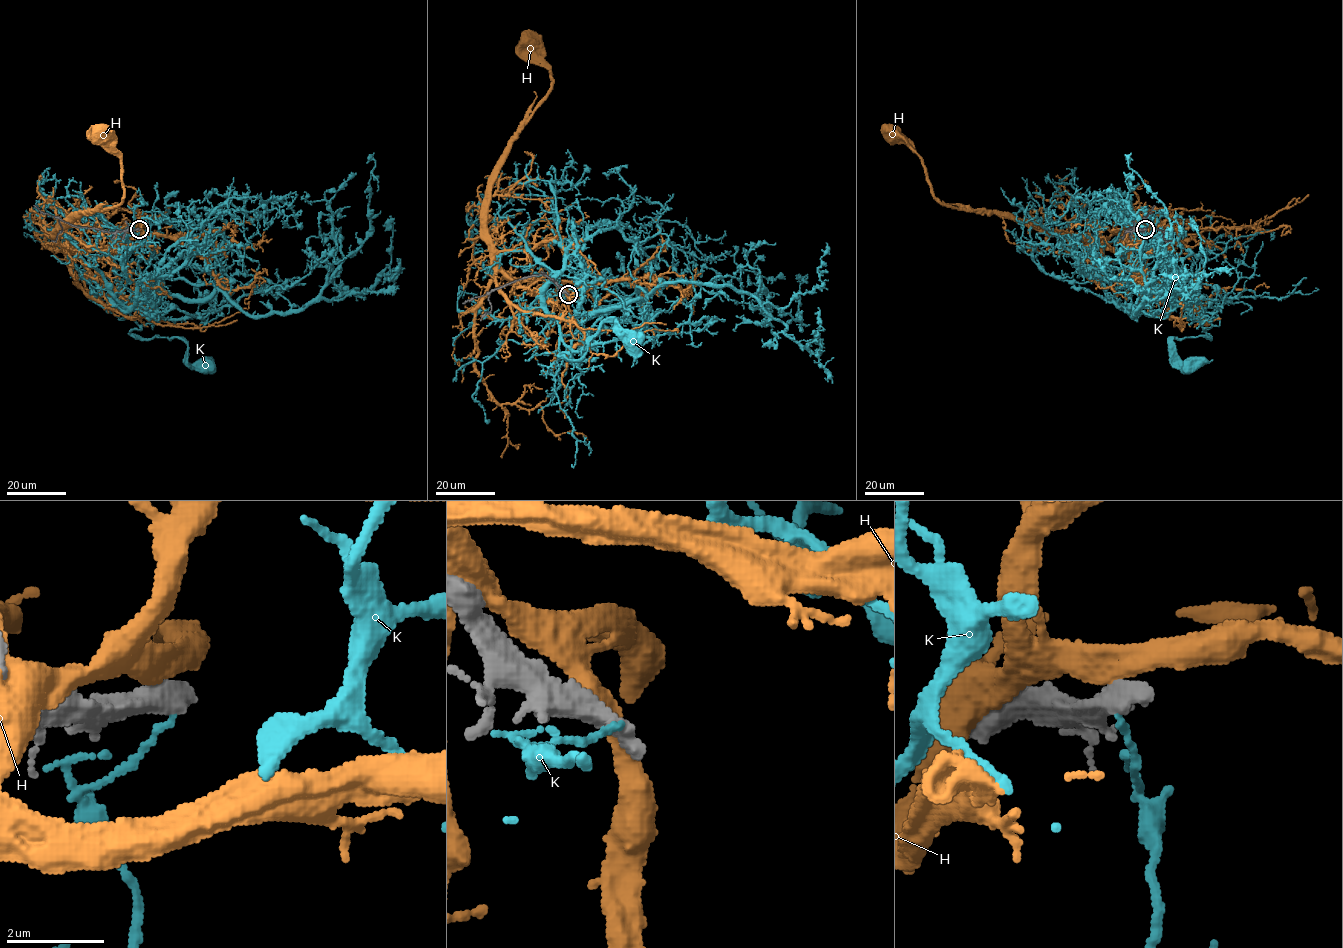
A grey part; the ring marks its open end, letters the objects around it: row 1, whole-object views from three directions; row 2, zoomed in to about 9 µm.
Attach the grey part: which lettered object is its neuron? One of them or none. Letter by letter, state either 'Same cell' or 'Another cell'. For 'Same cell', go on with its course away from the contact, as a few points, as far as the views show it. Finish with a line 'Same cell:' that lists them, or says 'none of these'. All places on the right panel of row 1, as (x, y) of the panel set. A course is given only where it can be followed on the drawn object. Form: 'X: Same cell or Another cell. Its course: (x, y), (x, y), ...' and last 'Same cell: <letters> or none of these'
H: Another cell
K: Another cell
Same cell: none of these

